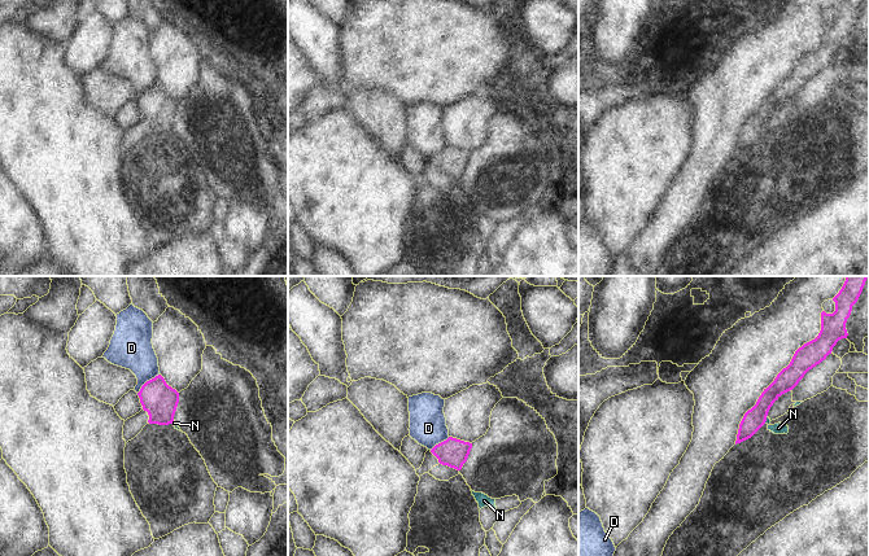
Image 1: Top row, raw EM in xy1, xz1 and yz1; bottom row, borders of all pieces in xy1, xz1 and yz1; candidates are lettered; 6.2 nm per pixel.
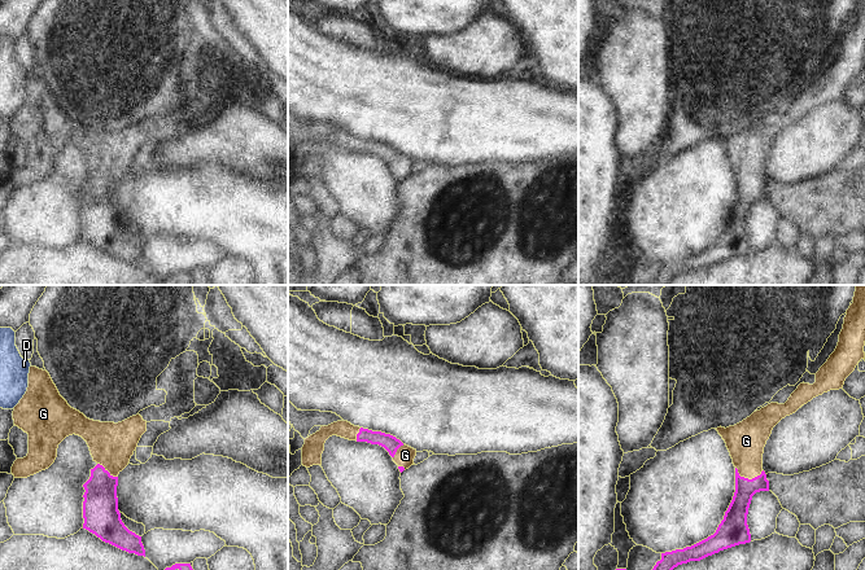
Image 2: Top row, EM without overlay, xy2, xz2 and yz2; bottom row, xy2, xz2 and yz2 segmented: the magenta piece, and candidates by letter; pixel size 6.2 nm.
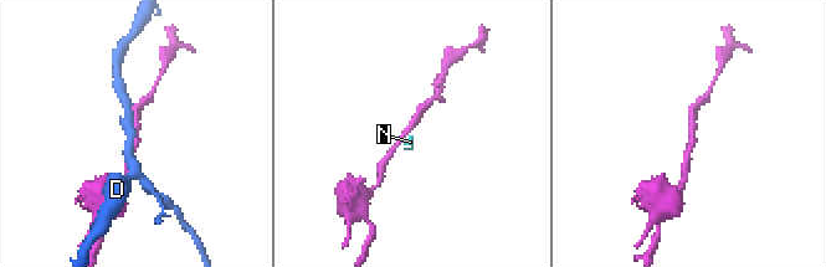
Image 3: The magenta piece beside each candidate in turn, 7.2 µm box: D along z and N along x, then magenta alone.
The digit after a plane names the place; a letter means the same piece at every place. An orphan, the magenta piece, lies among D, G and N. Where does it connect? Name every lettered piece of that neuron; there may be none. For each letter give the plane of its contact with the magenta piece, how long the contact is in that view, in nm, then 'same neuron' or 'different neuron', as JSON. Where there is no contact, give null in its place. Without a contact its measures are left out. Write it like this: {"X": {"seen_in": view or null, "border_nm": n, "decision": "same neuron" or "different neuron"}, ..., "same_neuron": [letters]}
{"D": {"seen_in": "xy1", "border_nm": 180, "decision": "different neuron"}, "G": {"seen_in": "yz2", "border_nm": 180, "decision": "same neuron"}, "N": {"seen_in": "yz1", "border_nm": 60, "decision": "different neuron"}, "same_neuron": ["G"]}

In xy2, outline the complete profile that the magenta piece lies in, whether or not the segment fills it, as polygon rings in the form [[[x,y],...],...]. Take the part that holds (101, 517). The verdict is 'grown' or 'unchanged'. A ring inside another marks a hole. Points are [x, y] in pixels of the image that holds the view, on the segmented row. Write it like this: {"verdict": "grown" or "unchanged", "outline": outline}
{"verdict": "grown", "outline": [[[30,367],[29,387],[13,411],[14,425],[29,434],[29,453],[12,466],[14,478],[48,469],[58,444],[69,435],[82,437],[97,465],[83,484],[83,529],[128,553],[145,557],[141,536],[130,531],[118,510],[118,474],[128,465],[147,421],[140,415],[122,422],[100,422],[71,408],[47,370]]]}

